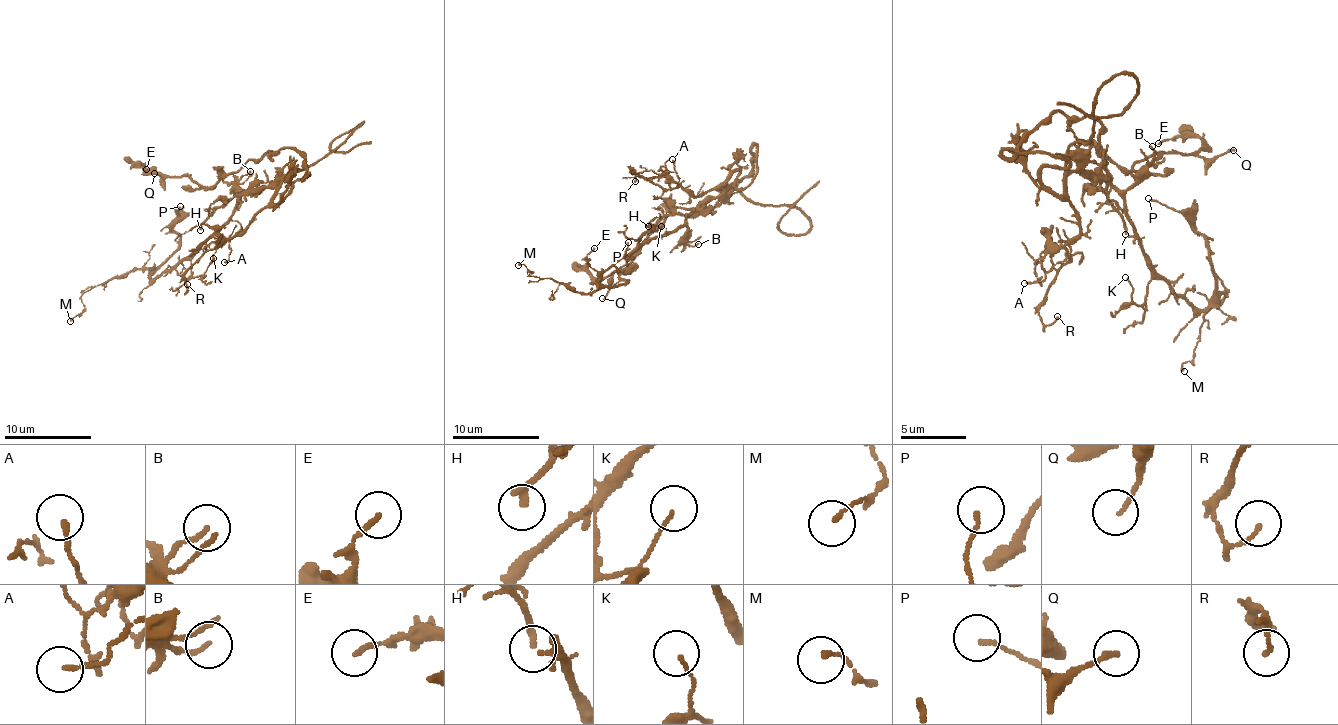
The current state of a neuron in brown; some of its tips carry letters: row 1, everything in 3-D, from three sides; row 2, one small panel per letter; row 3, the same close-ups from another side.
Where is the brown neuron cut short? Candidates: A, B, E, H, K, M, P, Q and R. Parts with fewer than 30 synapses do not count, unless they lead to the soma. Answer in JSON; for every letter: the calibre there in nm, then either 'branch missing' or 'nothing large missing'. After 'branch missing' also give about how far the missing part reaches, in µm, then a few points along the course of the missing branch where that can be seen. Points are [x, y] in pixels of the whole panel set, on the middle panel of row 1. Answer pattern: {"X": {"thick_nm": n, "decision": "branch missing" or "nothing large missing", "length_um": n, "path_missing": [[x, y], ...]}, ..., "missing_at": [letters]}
{"A": {"thick_nm": 150, "decision": "nothing large missing"}, "B": {"thick_nm": 120, "decision": "nothing large missing"}, "E": {"thick_nm": 160, "decision": "nothing large missing"}, "H": {"thick_nm": 190, "decision": "nothing large missing"}, "K": {"thick_nm": 90, "decision": "nothing large missing"}, "M": {"thick_nm": 140, "decision": "nothing large missing"}, "P": {"thick_nm": 110, "decision": "nothing large missing"}, "Q": {"thick_nm": 140, "decision": "nothing large missing"}, "R": {"thick_nm": 110, "decision": "nothing large missing"}, "missing_at": []}

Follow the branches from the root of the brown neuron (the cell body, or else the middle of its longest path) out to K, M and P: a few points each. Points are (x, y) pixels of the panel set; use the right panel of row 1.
K: (1067, 166), (1096, 172), (1122, 198), (1152, 274), (1142, 306), (1132, 303), (1125, 277)
M: (1067, 166), (1096, 172), (1122, 198), (1145, 260), (1197, 309), (1227, 293), (1204, 316), (1184, 371)
P: (1067, 166), (1096, 172), (1122, 198), (1145, 260), (1201, 309), (1214, 293), (1210, 247), (1181, 212), (1148, 198)

